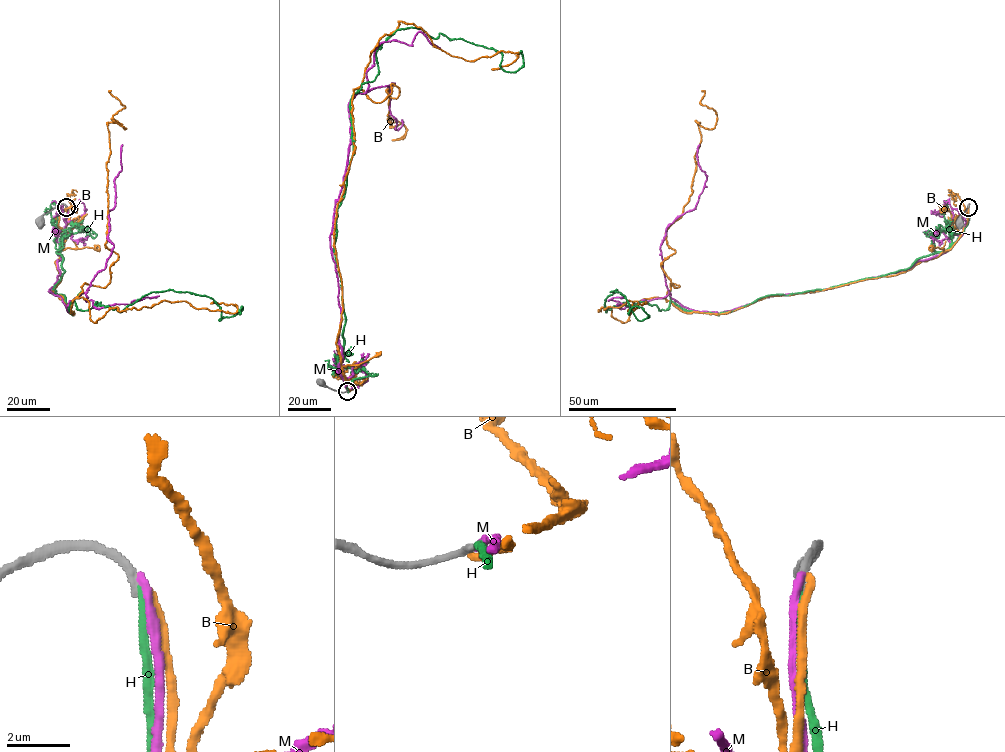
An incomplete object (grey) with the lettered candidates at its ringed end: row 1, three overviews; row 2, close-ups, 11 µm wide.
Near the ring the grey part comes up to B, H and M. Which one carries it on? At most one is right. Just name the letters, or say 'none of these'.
H

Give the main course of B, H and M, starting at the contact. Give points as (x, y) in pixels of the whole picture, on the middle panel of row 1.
B: (347, 391), (334, 231), (354, 90), (381, 102), (395, 84), (387, 119), (404, 137), (392, 124)
H: (347, 391), (334, 250), (351, 96), (400, 29), (493, 48), (506, 71), (522, 67), (520, 51)
M: (347, 391), (330, 236), (350, 143), (348, 104), (394, 83), (389, 109), (396, 129), (403, 122)

